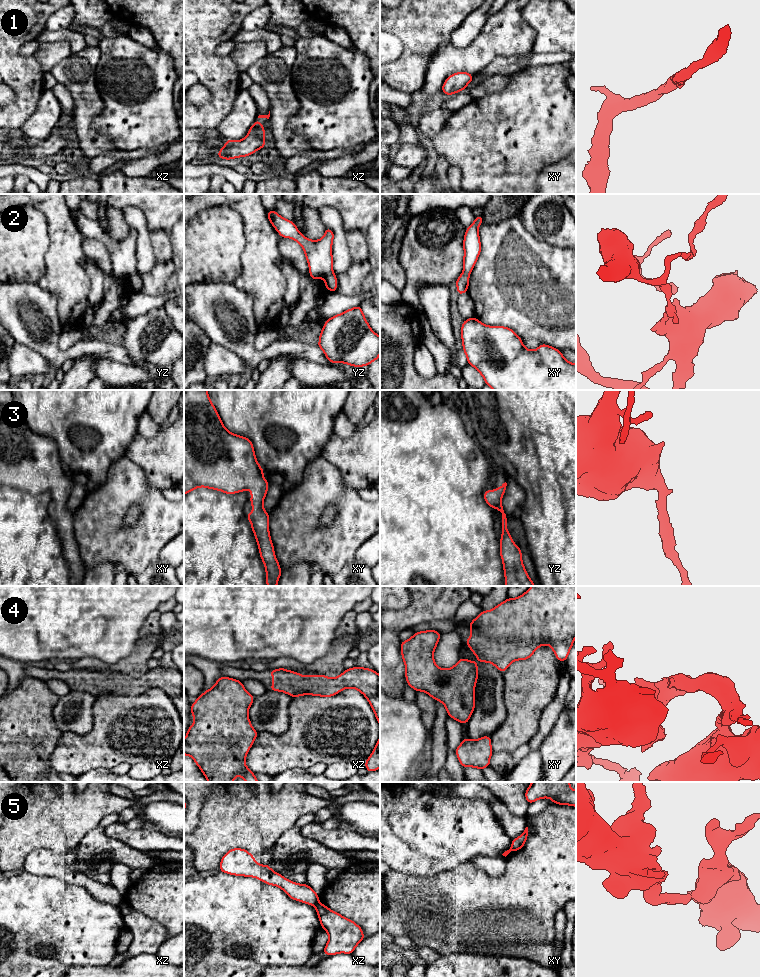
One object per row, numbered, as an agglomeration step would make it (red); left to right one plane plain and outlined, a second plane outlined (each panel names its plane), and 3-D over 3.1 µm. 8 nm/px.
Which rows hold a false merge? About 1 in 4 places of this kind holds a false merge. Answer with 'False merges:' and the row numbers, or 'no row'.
False merges: 2, 5

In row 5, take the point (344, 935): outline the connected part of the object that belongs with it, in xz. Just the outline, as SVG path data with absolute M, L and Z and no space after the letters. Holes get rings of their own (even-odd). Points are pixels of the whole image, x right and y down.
M320 902L315 908L322 928L329 935L324 954L353 954L355 947L365 938L362 928Z

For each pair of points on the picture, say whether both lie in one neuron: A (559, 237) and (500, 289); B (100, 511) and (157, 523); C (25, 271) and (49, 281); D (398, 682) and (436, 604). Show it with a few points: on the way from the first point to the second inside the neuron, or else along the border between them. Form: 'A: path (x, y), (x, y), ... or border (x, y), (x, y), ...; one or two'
A: border (530, 233), (540, 240), (565, 248); two
B: path (113, 525), (119, 531), (143, 531); one
C: border (46, 254), (45, 273), (36, 282); two
D: path (392, 659), (392, 633), (413, 614); one

